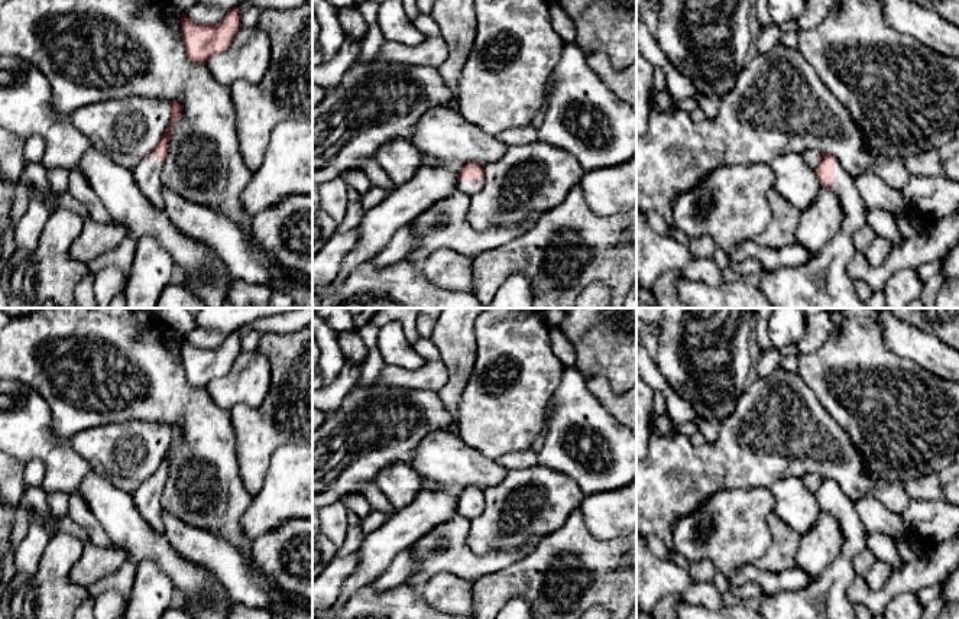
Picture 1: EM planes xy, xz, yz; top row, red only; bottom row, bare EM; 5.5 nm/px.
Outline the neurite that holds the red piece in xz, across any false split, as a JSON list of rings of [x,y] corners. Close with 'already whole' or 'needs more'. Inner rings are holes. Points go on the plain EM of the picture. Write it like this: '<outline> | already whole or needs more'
[[[466,487],[457,500],[457,513],[467,519],[473,521],[482,515],[485,511],[485,492],[477,487]]] | needs more

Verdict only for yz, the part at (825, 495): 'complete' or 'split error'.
split error

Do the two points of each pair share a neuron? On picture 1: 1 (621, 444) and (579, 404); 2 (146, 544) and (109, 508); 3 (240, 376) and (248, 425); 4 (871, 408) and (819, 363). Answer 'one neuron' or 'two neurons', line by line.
1: one neuron
2: one neuron
3: two neurons
4: one neuron

